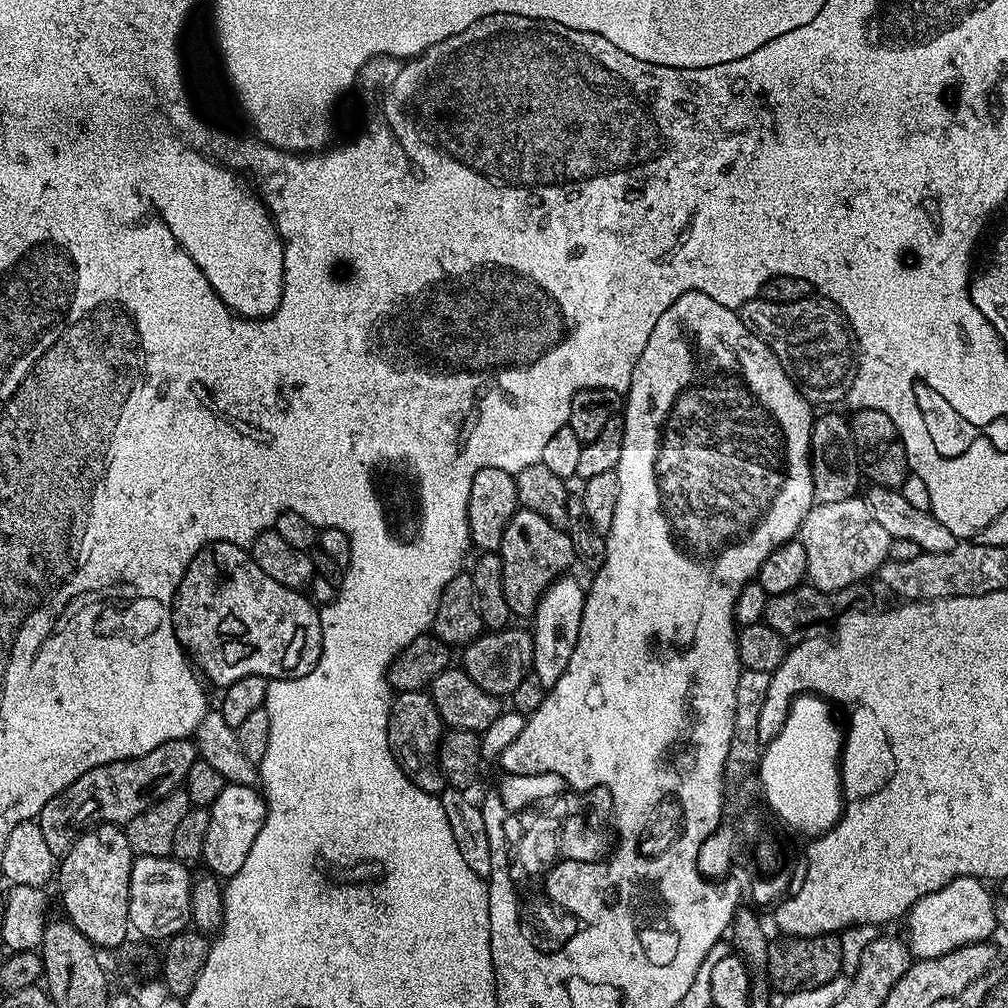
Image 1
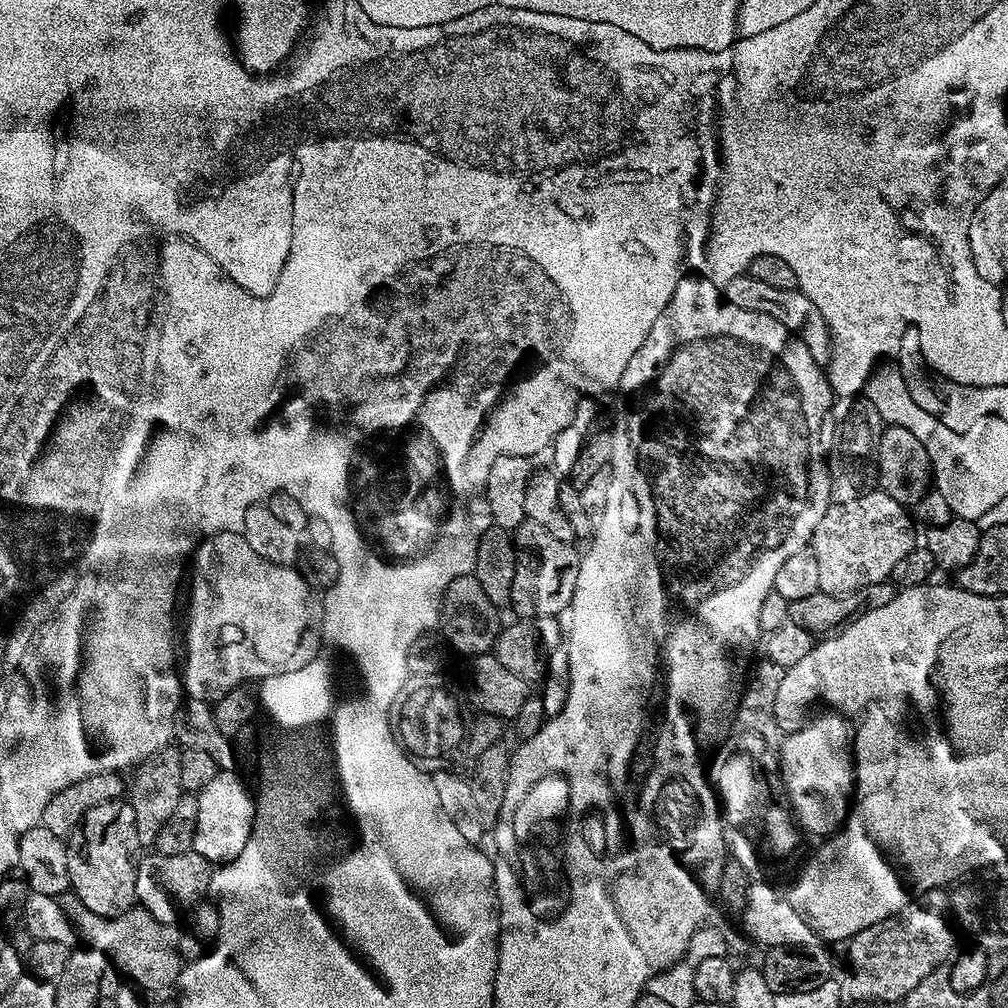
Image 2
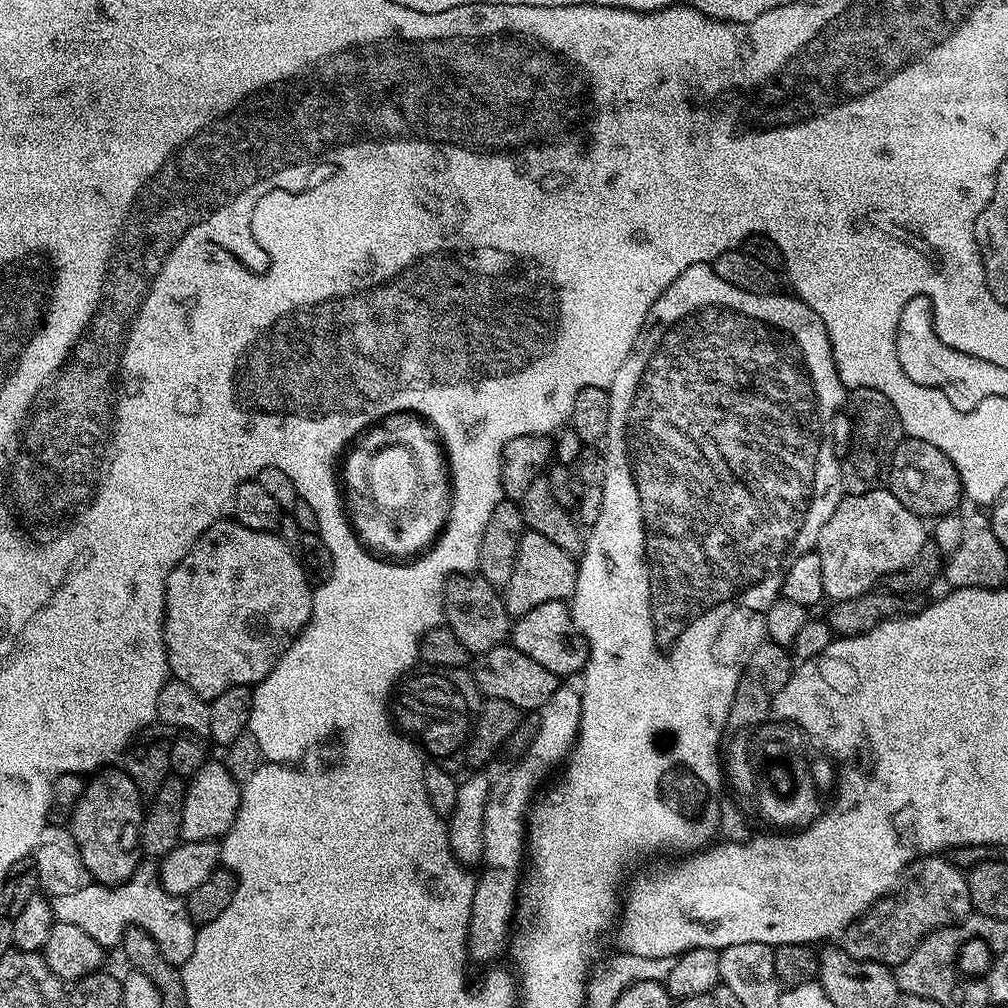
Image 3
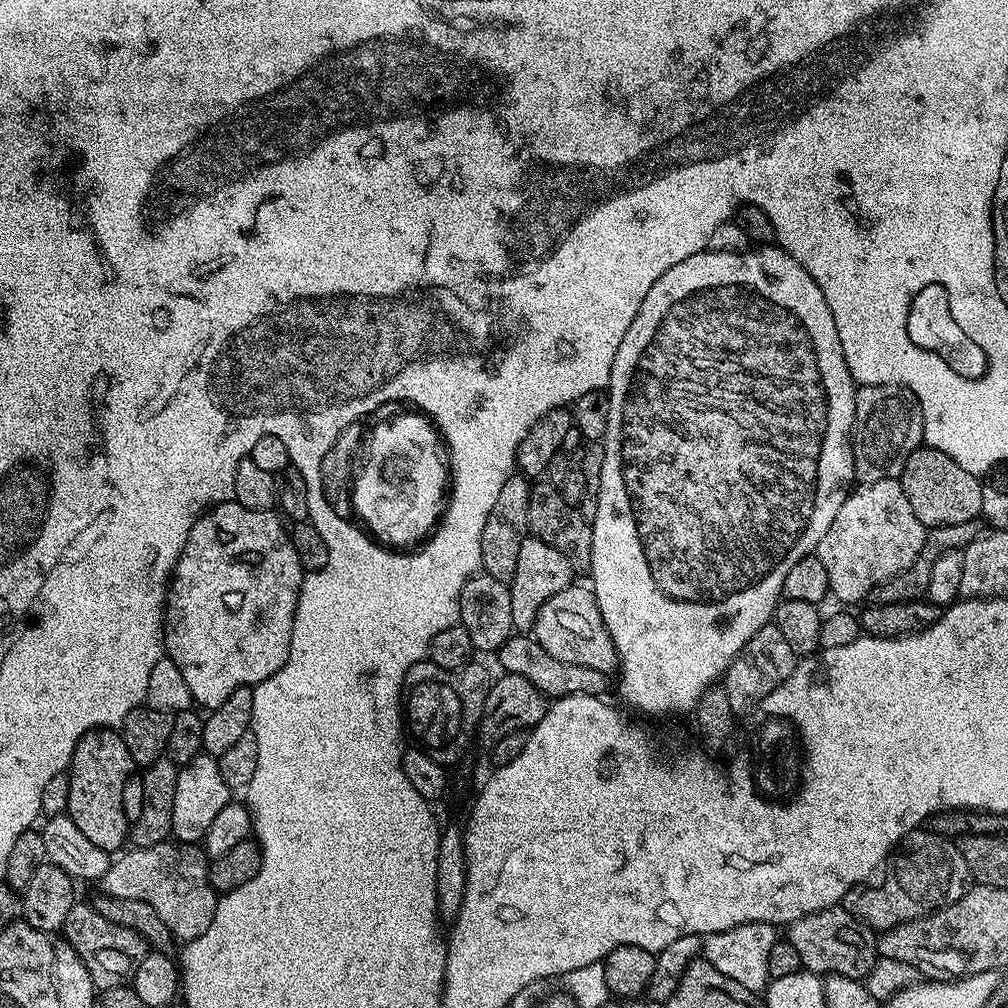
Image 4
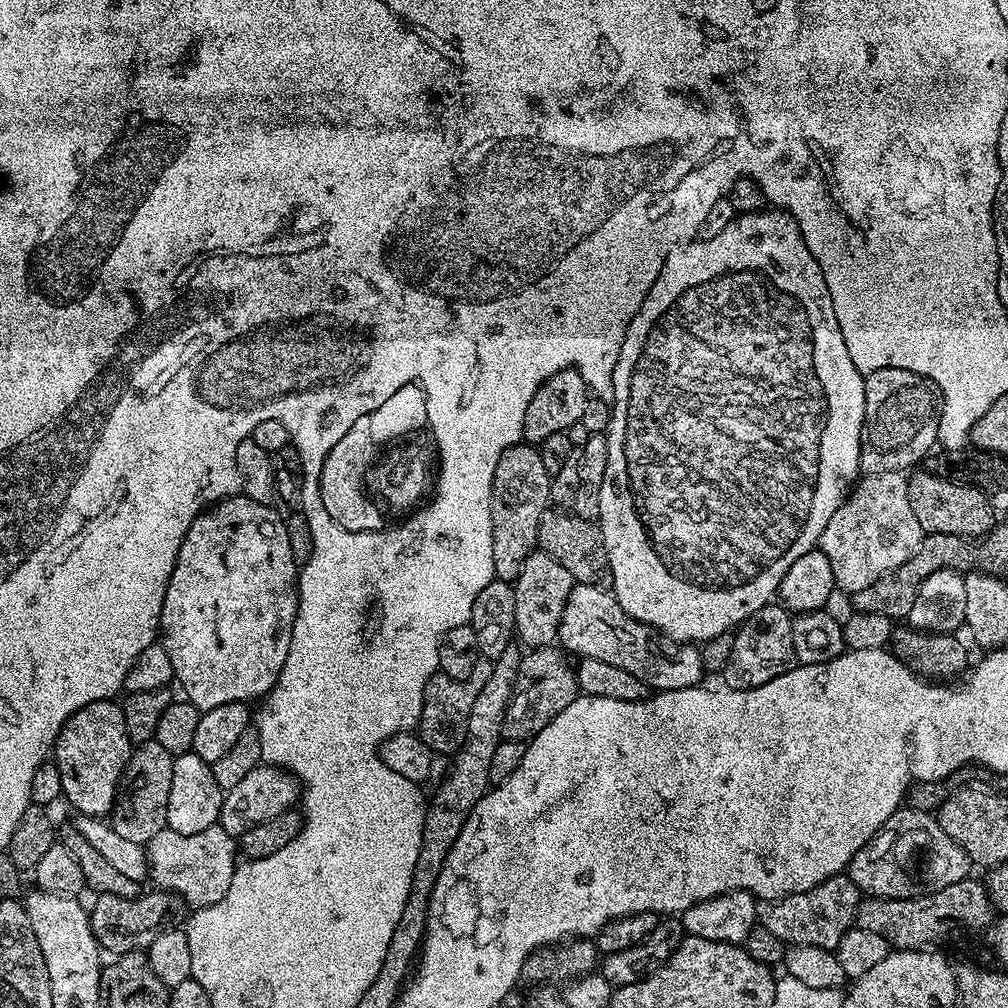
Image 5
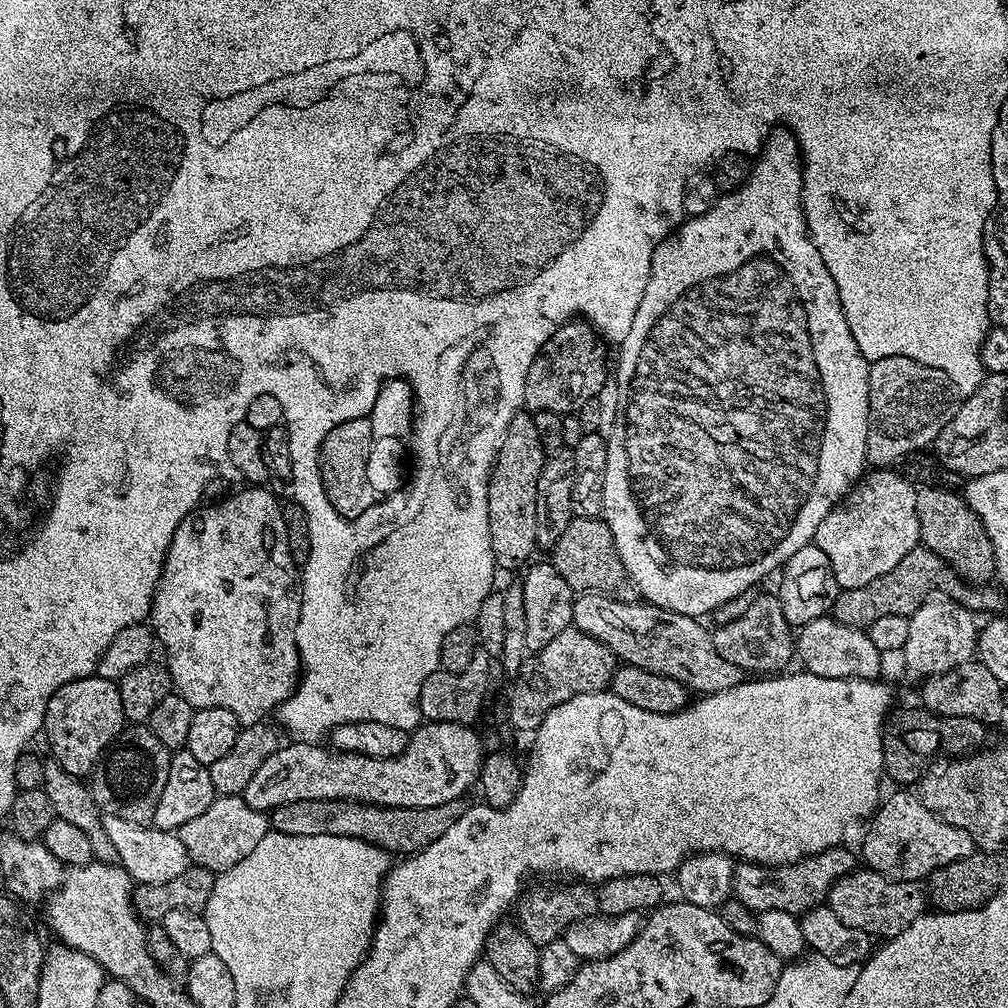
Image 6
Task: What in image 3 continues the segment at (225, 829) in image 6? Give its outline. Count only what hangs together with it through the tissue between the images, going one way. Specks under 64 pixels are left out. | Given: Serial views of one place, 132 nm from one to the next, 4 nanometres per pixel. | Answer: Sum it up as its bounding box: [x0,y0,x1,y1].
[51,867,198,966]

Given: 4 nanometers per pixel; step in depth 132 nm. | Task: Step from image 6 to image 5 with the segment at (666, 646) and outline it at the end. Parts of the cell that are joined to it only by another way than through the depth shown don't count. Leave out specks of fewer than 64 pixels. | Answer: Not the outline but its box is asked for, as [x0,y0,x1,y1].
[558,583,706,692]

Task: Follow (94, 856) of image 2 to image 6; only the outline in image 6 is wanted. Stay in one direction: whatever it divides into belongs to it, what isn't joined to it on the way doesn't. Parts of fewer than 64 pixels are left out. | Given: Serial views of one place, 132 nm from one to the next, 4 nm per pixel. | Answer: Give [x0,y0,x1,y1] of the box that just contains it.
[43,674,126,777]

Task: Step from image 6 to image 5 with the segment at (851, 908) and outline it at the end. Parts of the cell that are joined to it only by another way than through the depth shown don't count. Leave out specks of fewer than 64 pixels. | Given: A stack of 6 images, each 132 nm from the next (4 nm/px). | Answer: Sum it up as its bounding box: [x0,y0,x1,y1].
[855,878,994,950]

